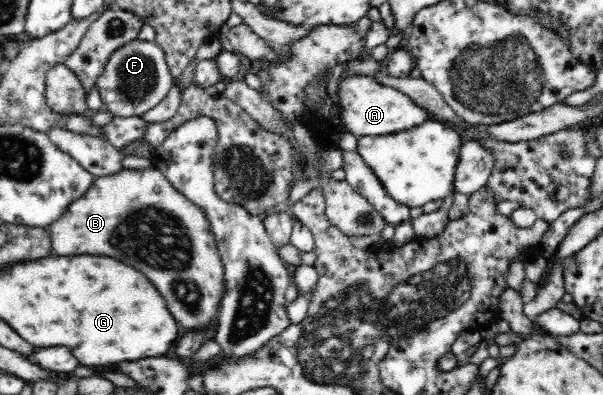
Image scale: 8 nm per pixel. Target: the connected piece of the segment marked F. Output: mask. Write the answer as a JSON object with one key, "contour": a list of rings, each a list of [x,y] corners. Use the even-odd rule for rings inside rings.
{"contour":[[[136,37],[110,56],[104,71],[96,82],[103,109],[114,117],[142,117],[166,98],[173,86],[172,74],[167,64],[164,50],[154,41]]]}

